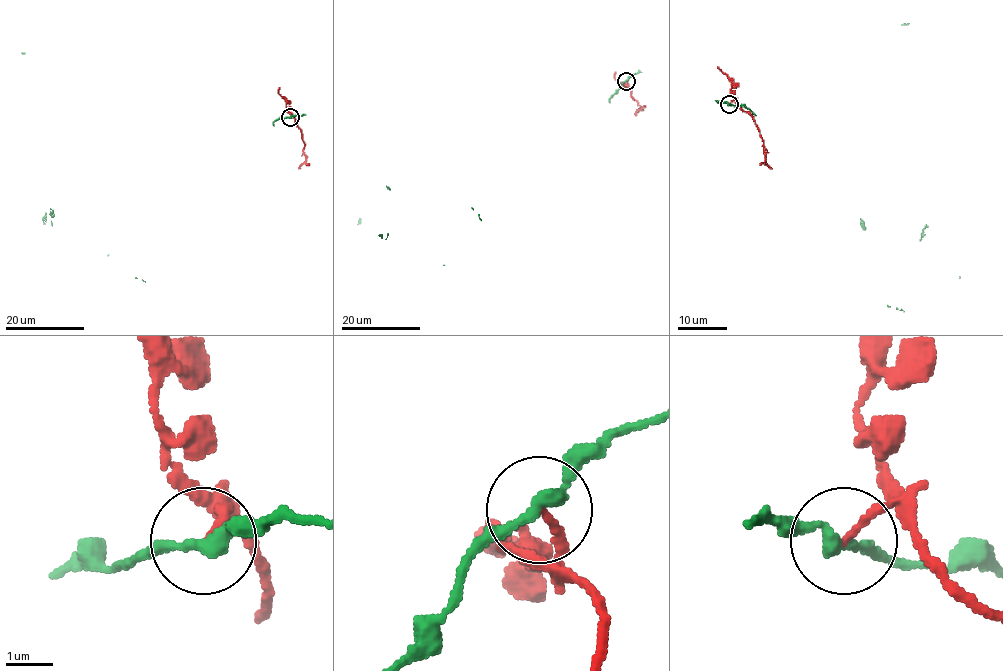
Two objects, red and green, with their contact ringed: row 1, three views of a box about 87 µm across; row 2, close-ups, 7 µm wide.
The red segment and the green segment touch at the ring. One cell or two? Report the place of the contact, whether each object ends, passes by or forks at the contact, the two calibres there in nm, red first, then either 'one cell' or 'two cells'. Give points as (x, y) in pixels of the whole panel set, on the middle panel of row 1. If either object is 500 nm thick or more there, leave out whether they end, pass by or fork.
(626, 81) | red ends | green passes by | 130/260 nm | two cells

